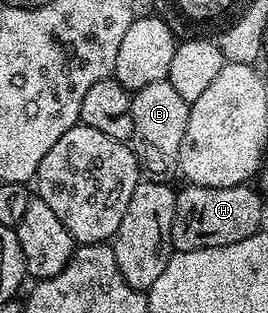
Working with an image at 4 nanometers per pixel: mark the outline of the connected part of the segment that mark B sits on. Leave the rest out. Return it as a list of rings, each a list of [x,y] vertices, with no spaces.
[[[168,80],[133,91],[130,103],[134,125],[132,149],[138,158],[141,173],[154,180],[173,179],[173,174],[179,173],[180,144],[188,128],[190,103],[180,96],[180,92],[176,92],[176,88],[172,88]]]

